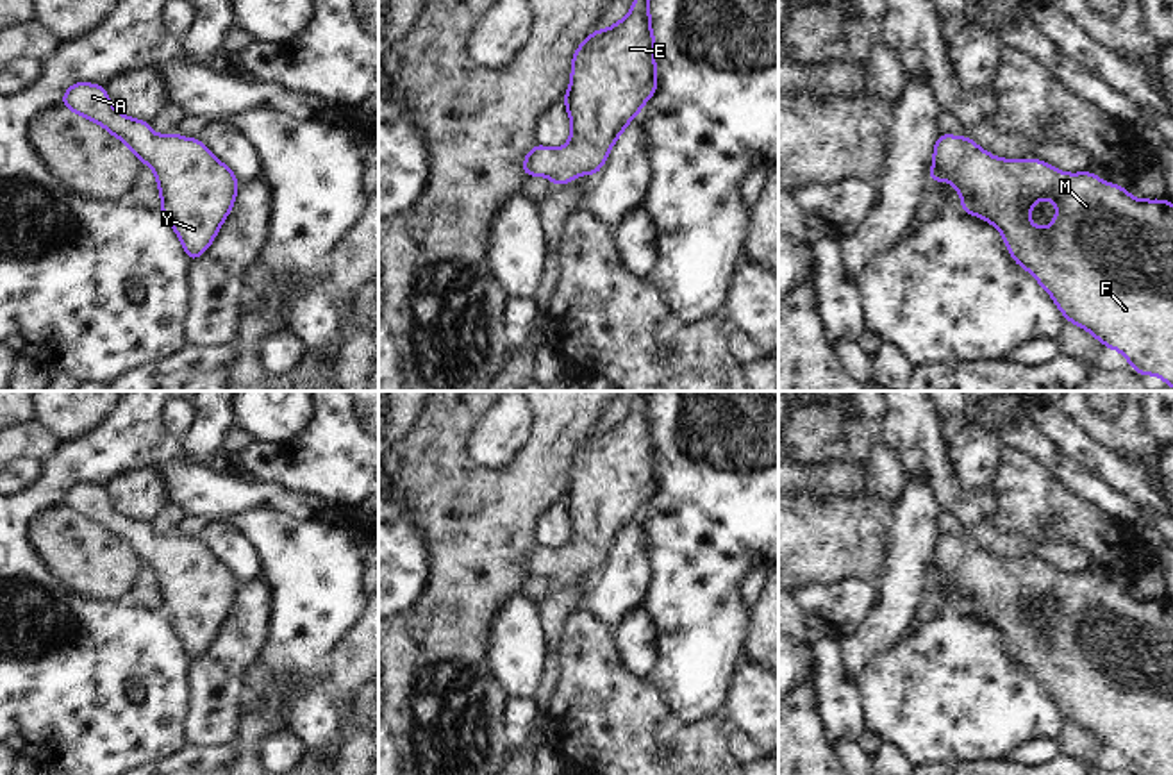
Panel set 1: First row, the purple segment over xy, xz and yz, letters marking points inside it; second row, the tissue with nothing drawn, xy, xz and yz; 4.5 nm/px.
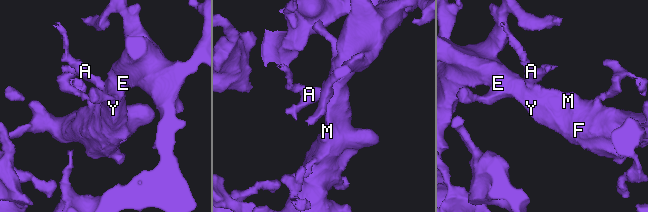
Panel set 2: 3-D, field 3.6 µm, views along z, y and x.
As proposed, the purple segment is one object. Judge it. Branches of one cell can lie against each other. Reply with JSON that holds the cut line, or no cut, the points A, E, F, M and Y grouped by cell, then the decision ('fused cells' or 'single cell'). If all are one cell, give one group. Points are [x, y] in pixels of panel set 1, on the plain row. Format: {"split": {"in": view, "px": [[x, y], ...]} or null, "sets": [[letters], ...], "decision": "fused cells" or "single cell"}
{"split": null, "sets": [["A", "E", "F", "M", "Y"]], "decision": "single cell"}

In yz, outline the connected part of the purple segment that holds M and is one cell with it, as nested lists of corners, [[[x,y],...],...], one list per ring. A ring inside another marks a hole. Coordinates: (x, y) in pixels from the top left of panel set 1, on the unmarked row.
[[[939,534],[934,546],[928,582],[936,584],[939,579],[957,588],[962,598],[959,611],[984,618],[1002,632],[1011,657],[1052,695],[1066,721],[1119,750],[1137,773],[1173,775],[1173,604],[1168,598],[1136,600],[1123,586],[1107,584],[1091,571],[1071,575],[1037,559],[993,557],[968,536],[952,534]],[[1039,598],[1050,598],[1059,607],[1046,629],[1028,620]]]

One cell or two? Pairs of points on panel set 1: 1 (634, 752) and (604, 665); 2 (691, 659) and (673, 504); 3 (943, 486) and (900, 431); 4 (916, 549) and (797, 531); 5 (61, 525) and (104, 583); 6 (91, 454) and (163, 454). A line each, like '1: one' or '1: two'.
1: one
2: one
3: one
4: two
5: one
6: one

